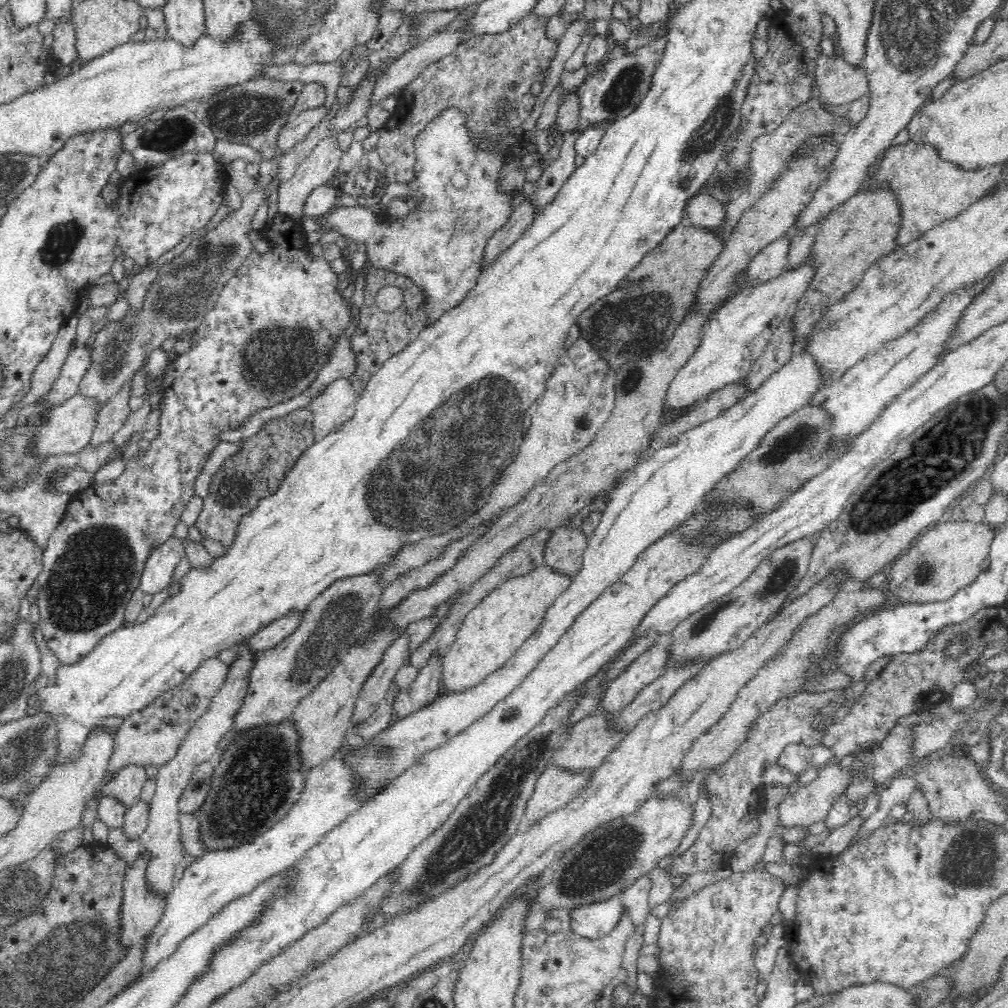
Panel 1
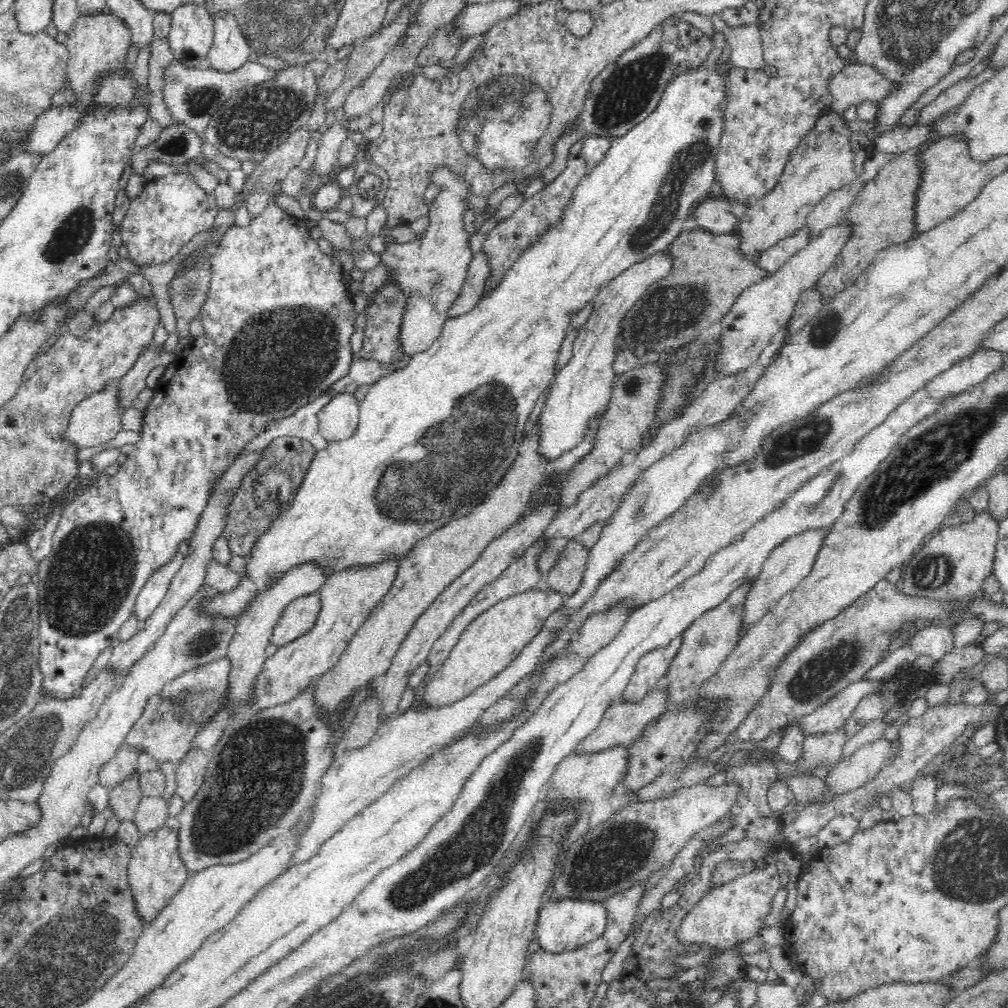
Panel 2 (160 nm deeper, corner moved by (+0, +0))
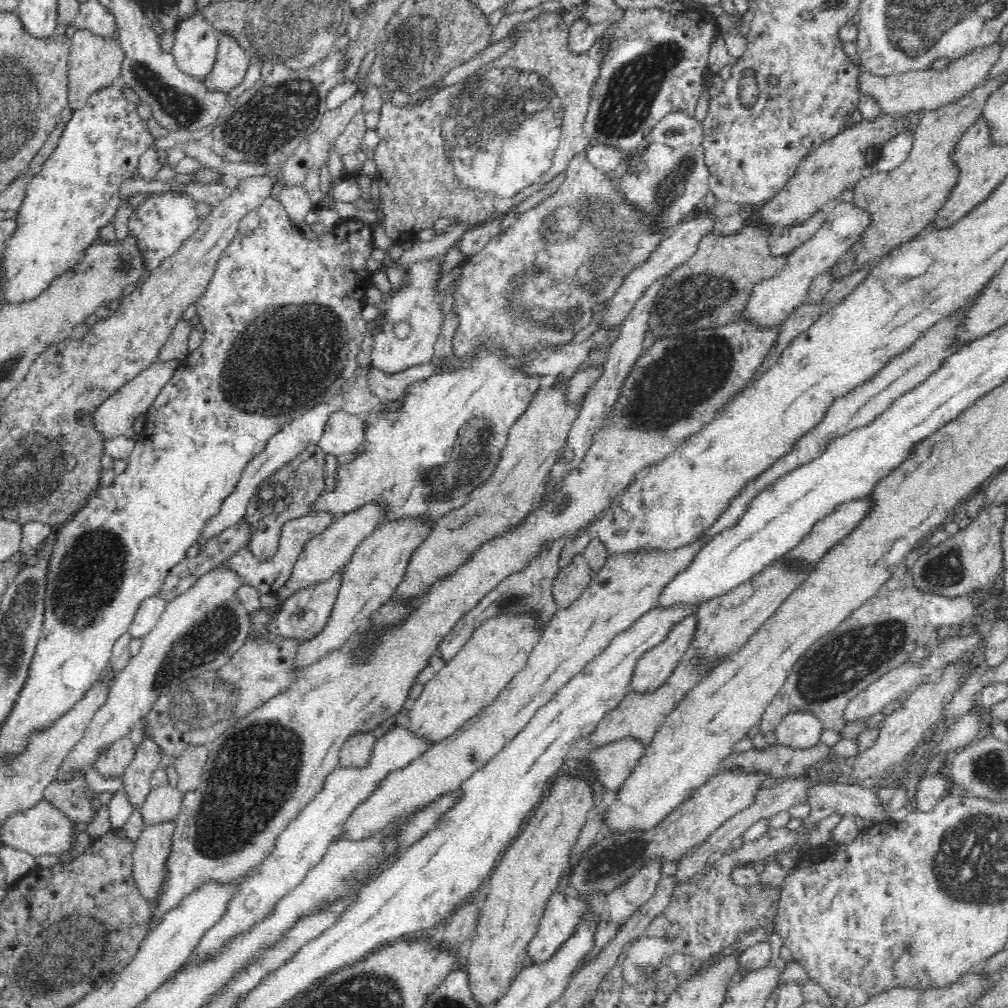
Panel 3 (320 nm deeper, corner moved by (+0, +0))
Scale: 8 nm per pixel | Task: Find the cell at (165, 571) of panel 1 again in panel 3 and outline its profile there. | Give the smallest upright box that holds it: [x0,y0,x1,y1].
[129,592,167,638]

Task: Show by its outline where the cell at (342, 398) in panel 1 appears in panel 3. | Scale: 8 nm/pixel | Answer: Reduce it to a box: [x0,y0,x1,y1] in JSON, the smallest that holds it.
[318,409,363,456]

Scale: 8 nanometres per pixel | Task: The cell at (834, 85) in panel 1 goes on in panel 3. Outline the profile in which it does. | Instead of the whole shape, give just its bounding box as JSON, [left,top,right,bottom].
[857,41,1004,117]

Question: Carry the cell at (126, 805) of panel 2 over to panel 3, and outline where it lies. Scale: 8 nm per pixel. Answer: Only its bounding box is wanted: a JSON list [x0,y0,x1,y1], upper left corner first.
[121,736,161,808]

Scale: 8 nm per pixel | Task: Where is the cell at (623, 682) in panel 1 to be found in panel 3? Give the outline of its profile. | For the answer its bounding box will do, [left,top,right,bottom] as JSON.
[630,616,696,692]

